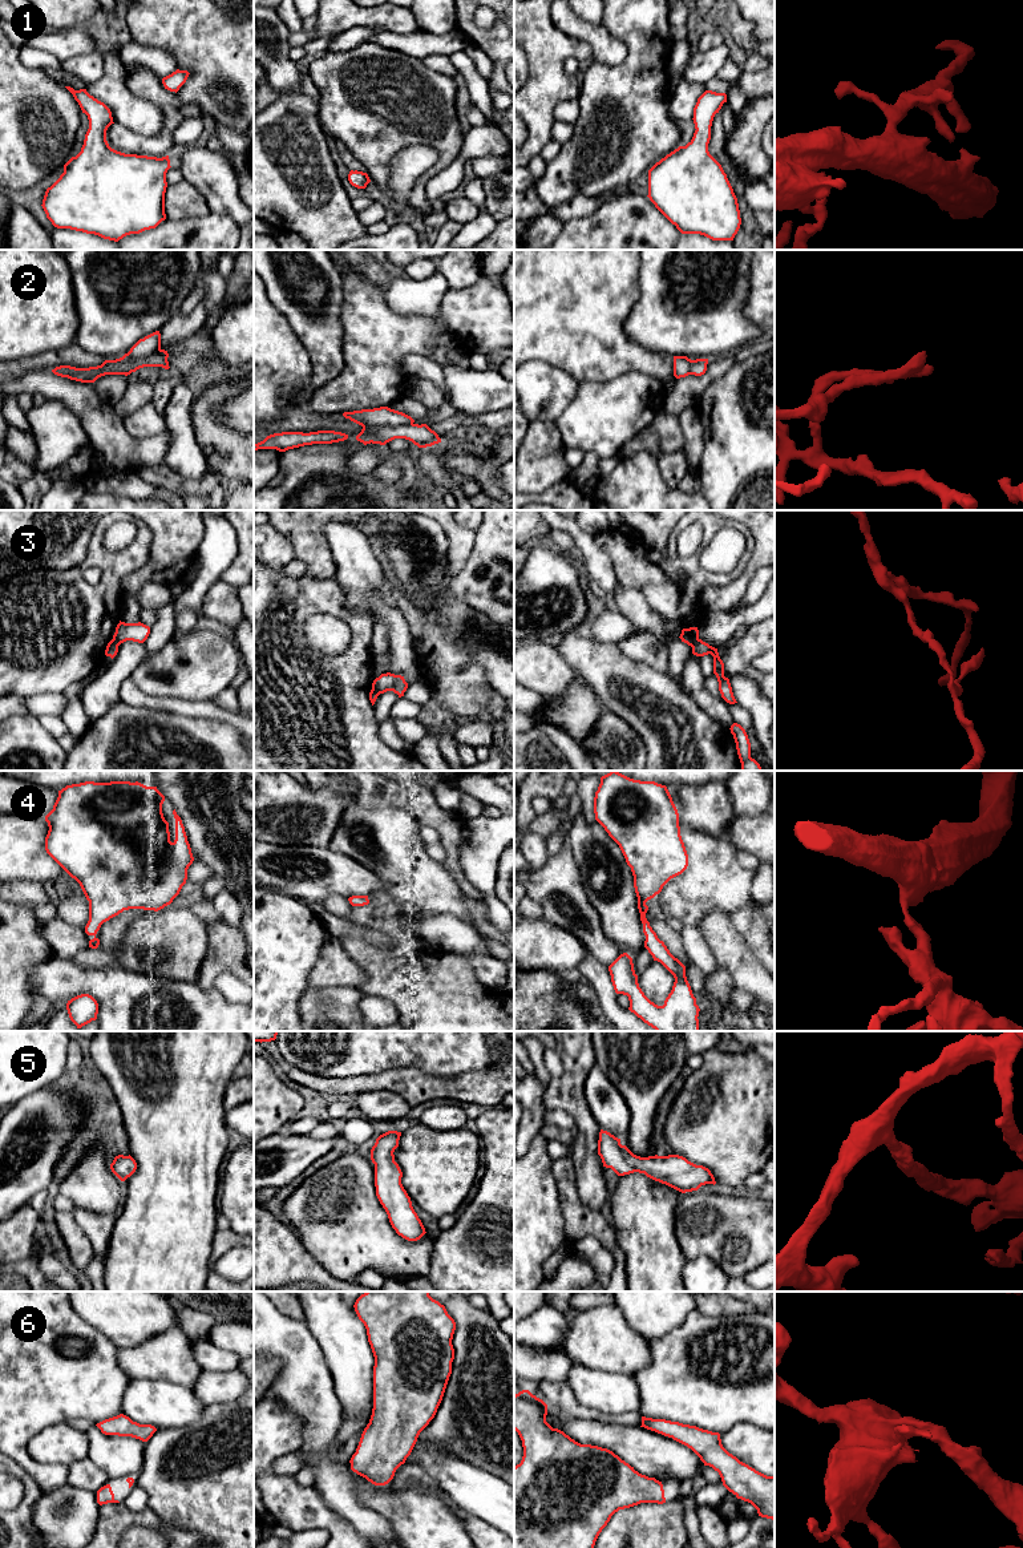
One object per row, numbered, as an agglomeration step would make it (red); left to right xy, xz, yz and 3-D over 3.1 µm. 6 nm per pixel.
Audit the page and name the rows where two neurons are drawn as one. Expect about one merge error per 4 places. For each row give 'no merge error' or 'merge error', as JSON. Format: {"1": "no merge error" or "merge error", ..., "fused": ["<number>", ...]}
{"1": "no merge error", "2": "merge error", "3": "merge error", "4": "no merge error", "5": "no merge error", "6": "no merge error", "fused": ["2", "3"]}

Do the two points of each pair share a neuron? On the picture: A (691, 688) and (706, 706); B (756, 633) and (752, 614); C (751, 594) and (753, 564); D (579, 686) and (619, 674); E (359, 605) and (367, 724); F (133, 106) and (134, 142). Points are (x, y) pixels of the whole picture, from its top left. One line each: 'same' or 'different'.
A: same
B: different
C: different
D: different
E: different
F: different

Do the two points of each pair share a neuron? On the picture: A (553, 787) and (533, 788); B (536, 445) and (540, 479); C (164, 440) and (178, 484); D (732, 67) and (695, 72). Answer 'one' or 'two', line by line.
A: one
B: one
C: two
D: two

